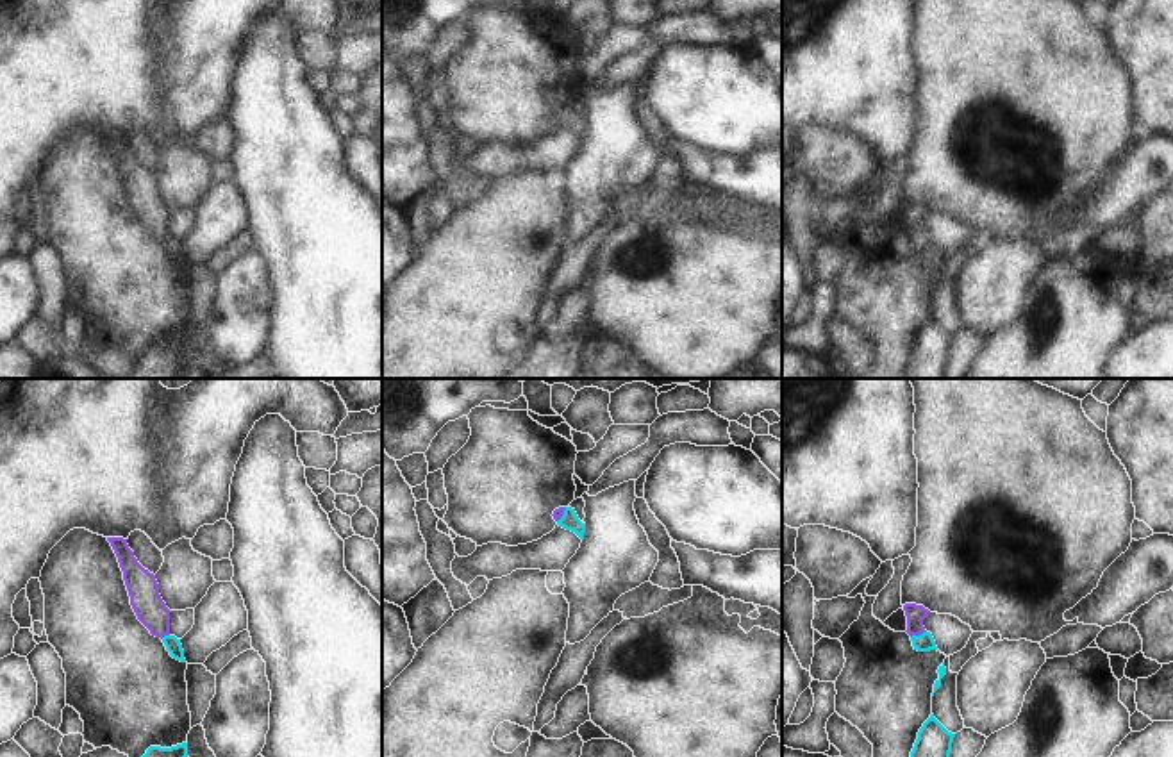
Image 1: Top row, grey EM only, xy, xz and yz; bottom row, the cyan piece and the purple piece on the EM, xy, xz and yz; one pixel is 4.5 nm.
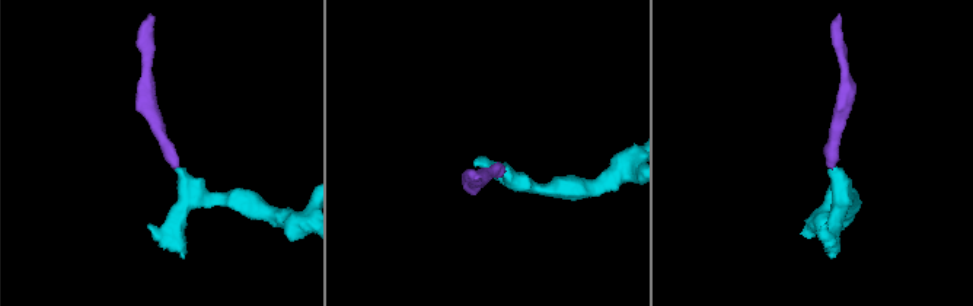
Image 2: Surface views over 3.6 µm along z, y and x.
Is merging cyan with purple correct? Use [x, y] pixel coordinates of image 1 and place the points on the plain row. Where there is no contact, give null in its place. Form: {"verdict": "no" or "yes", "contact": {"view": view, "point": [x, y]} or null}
{"verdict": "yes", "contact": {"view": "yz", "point": [918, 236]}}

